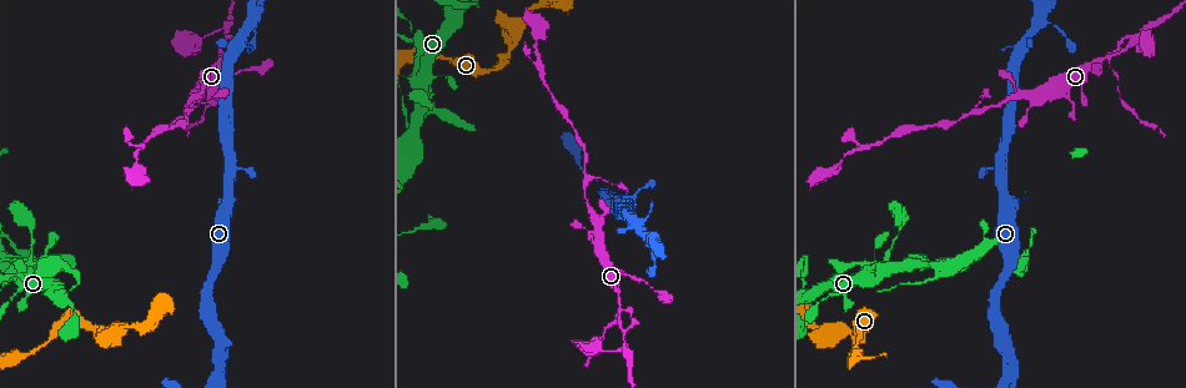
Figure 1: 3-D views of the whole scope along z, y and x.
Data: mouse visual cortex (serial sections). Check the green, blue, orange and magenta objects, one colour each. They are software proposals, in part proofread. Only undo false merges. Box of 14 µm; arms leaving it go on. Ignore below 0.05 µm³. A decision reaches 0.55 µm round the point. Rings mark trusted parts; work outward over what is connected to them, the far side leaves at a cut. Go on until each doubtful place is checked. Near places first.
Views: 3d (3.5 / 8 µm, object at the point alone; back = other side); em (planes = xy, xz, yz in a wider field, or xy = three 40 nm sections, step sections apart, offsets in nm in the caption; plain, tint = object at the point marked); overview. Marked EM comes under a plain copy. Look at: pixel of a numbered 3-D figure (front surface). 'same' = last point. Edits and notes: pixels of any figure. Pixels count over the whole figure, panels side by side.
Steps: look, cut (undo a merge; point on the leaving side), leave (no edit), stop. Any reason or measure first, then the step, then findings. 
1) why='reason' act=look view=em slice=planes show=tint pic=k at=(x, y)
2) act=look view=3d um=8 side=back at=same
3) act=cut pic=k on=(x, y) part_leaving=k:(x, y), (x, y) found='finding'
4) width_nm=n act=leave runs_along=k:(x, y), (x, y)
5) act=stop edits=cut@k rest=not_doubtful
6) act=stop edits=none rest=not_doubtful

why='three-way junction' act=look view=3d um=3.5 pic=1 at=(221, 59)

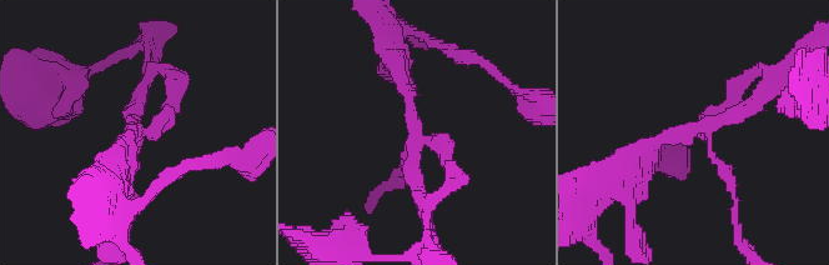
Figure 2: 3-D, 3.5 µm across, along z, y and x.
why='shape alone is not enough' act=look view=em slice=planes show=tint pic=2 at=(708, 129)

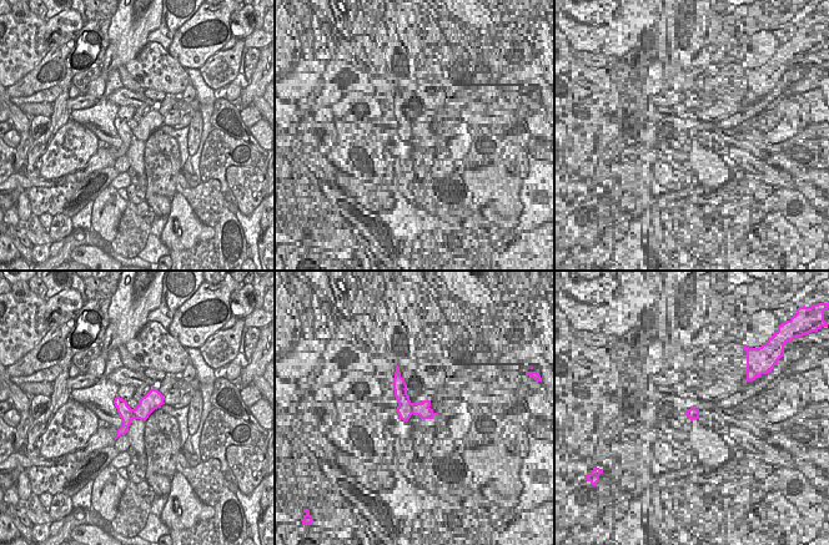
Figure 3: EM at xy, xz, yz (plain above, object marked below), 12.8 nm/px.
width_nm=220 act=leave runs_along=3:(160, 398), (135, 413), (120, 432) found='all the same cell'

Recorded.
why='side arm on a straight run' act=look view=3d um=3.5 pic=1 at=(622, 347)

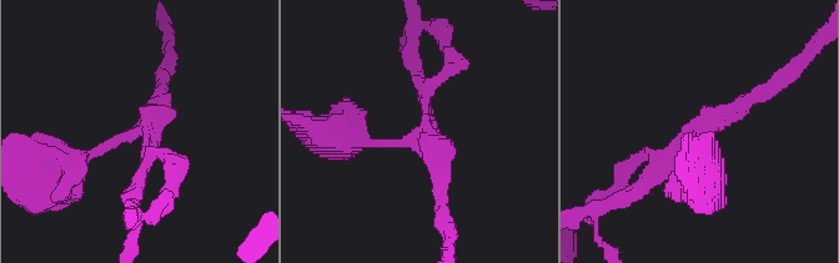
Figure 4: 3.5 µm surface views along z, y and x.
arms=3 arm_widths_nm=150,200,250 why='now the EM' act=look view=em slice=xy step=1 show=tint pic=4 at=(141, 134)

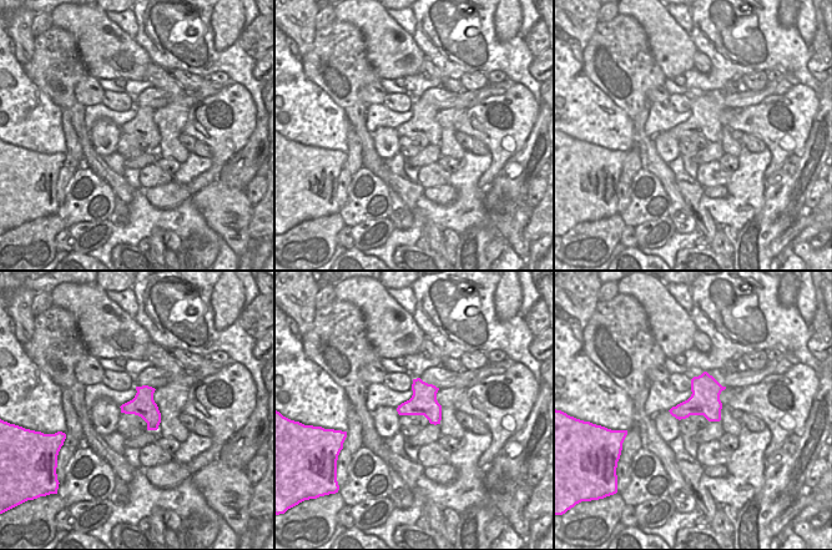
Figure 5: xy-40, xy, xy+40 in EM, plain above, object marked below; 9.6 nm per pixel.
why='cut it another way' act=look view=em slice=xy step=3 show=tint at=same

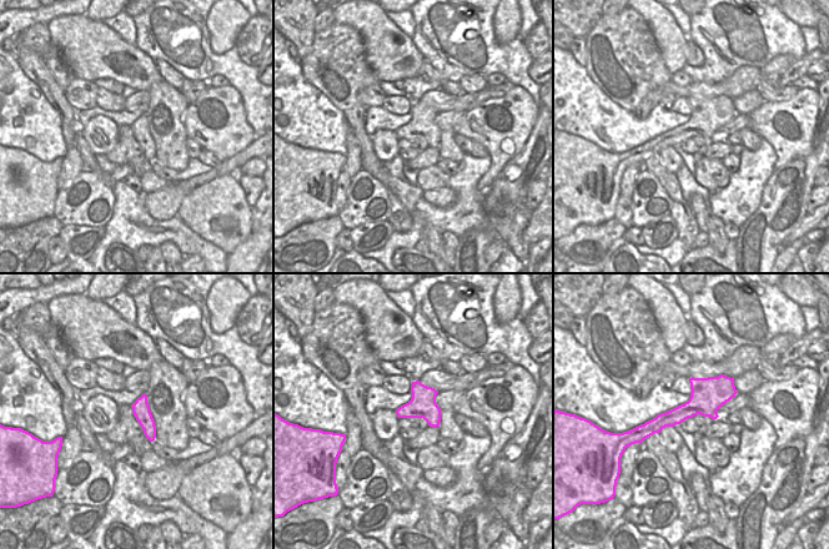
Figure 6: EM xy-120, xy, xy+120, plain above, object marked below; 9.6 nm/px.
width_nm=260 act=leave runs_along=6:(730, 381), (687, 411), (643, 429) found='continuous, no second cell'

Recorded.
why='three-way junction' act=look view=3d um=3.5 side=back pic=1 at=(852, 354)

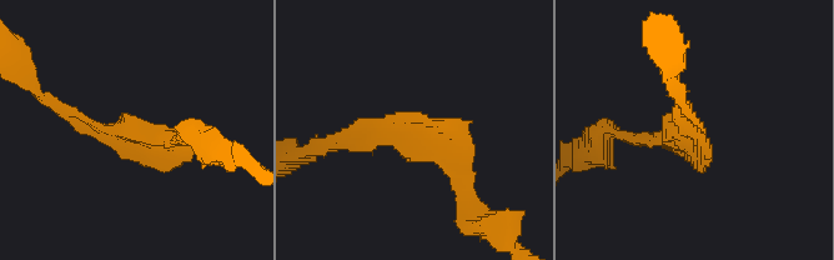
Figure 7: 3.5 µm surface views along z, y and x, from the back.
arms=3 arm_widths_nm=150,250,250 act=look view=em slice=xy step=3 show=tint pic=7 at=(401, 130)

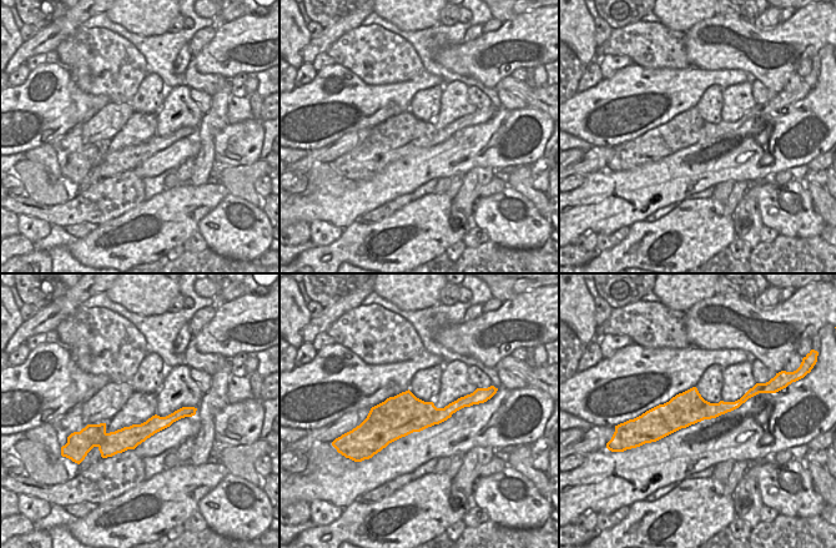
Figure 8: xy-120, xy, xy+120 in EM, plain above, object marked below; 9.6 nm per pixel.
act=leave runs_along=8:(472, 401), (367, 426) found='all the same cell'

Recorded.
act=stop edits=none rest=not_doubtful

